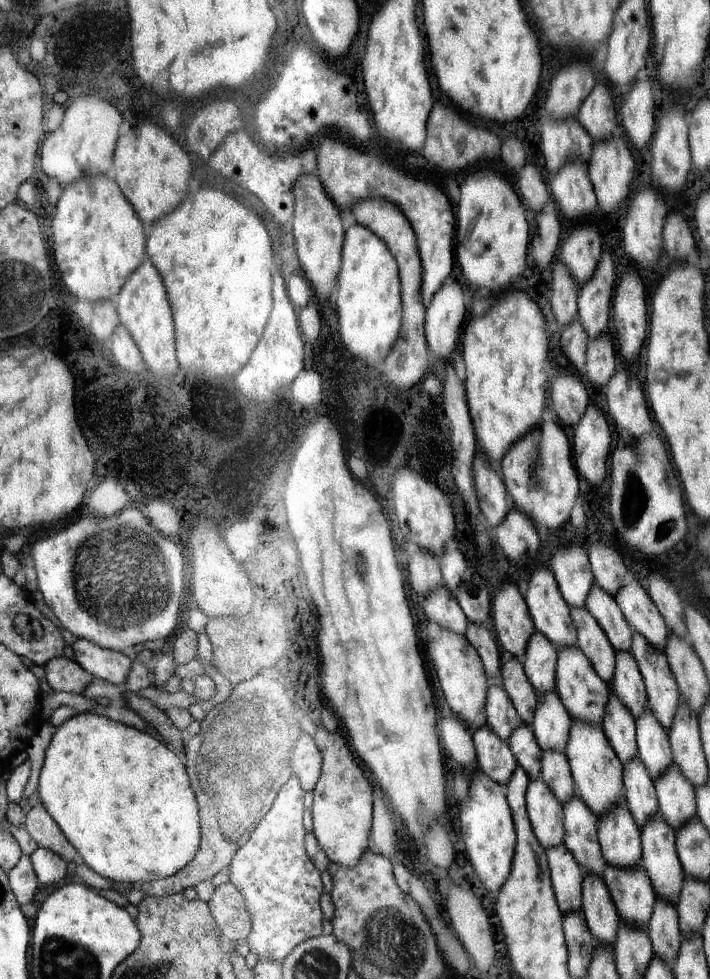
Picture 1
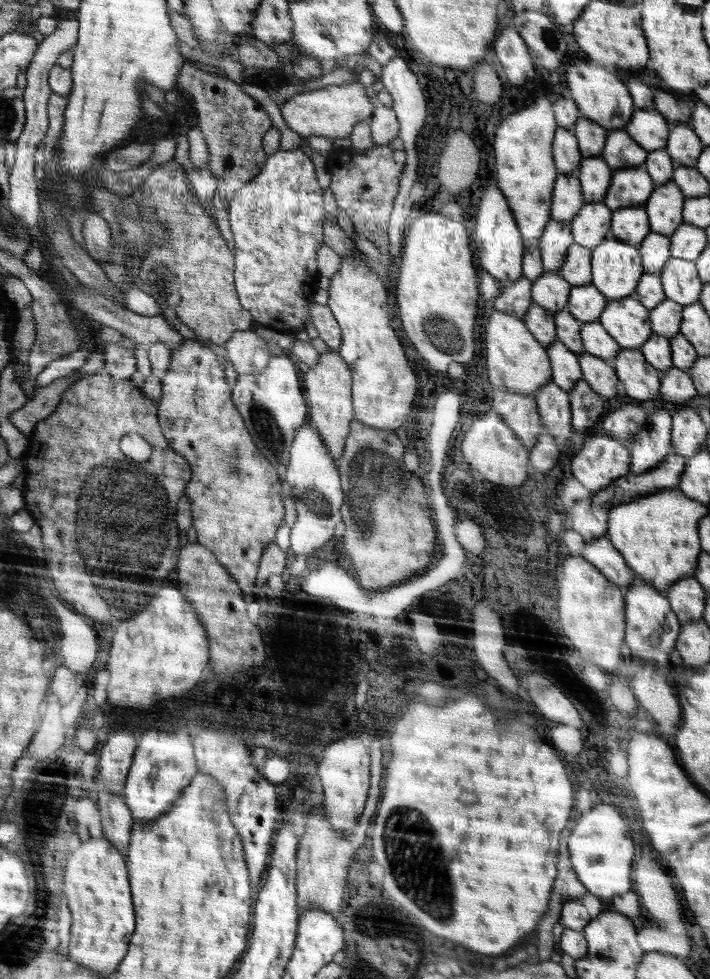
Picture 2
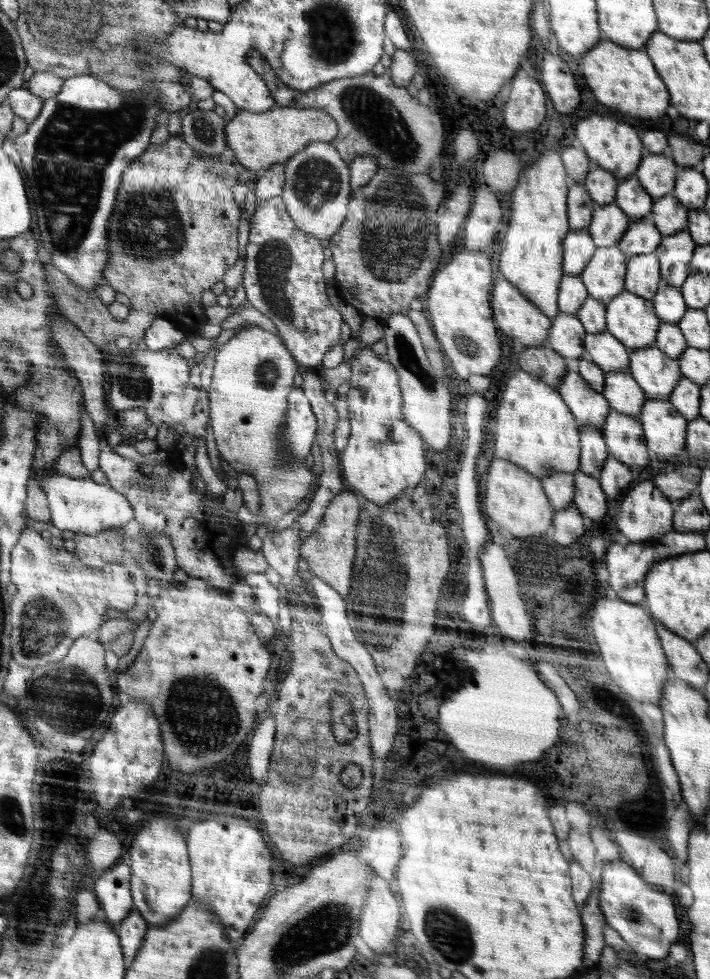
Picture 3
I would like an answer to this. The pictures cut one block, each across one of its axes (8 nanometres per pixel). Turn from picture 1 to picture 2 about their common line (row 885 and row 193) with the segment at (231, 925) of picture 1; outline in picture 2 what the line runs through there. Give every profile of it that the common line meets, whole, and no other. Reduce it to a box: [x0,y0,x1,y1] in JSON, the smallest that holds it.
[178,63,272,203]

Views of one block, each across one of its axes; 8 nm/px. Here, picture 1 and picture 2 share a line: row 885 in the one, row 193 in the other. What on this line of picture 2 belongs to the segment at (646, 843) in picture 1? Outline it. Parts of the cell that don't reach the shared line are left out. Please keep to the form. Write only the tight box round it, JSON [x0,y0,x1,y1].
[645,181,686,237]

